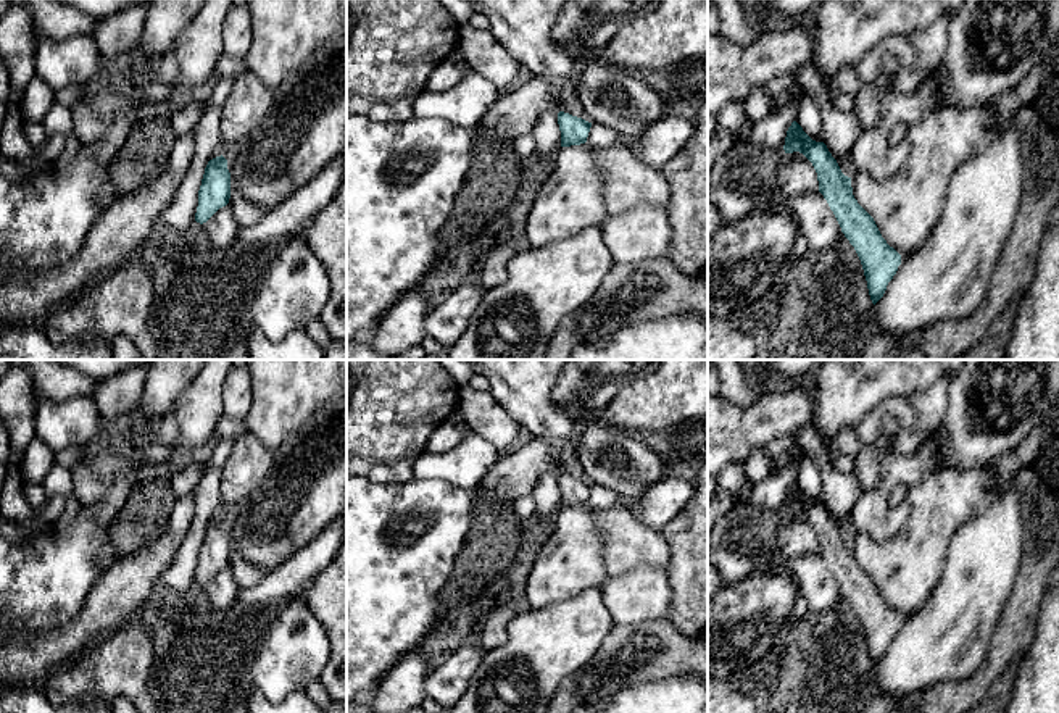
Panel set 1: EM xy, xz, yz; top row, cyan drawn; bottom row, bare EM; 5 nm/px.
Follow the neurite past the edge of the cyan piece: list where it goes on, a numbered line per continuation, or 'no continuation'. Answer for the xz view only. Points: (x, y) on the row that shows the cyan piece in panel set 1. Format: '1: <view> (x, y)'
no continuation

